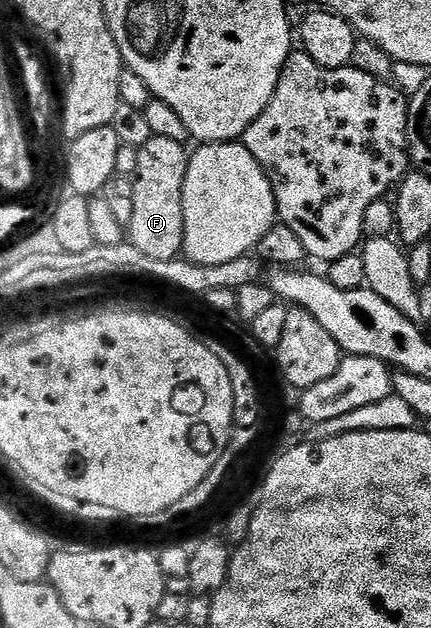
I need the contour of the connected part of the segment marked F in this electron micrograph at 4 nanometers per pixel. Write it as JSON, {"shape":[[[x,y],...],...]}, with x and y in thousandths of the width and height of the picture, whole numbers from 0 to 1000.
{"shape":[[[350,217],[318,245],[318,271],[309,282],[309,354],[292,358],[290,369],[299,387],[318,392],[343,411],[367,411],[374,417],[418,412],[429,379],[429,334],[425,333],[425,304],[434,275],[436,237],[420,226],[399,226],[394,220]]]}

